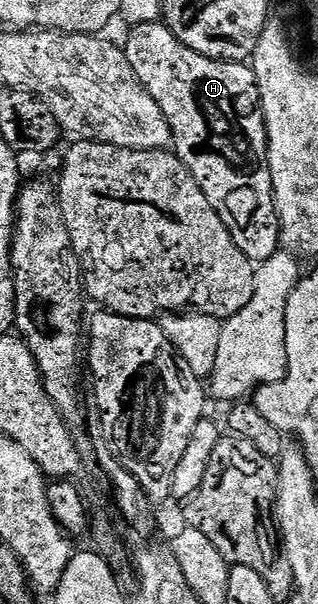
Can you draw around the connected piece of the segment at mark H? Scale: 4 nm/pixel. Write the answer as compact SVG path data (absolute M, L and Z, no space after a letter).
M161 22L140 25L138 32L141 33L129 45L124 45L123 51L139 82L149 91L151 98L155 98L159 110L163 110L173 131L175 154L187 166L203 194L207 194L207 202L211 202L215 214L219 214L223 226L227 226L235 246L243 250L254 266L267 262L267 258L281 248L281 227L269 169L269 135L252 67L245 62L207 58L183 46L183 42L179 42L171 29Z

